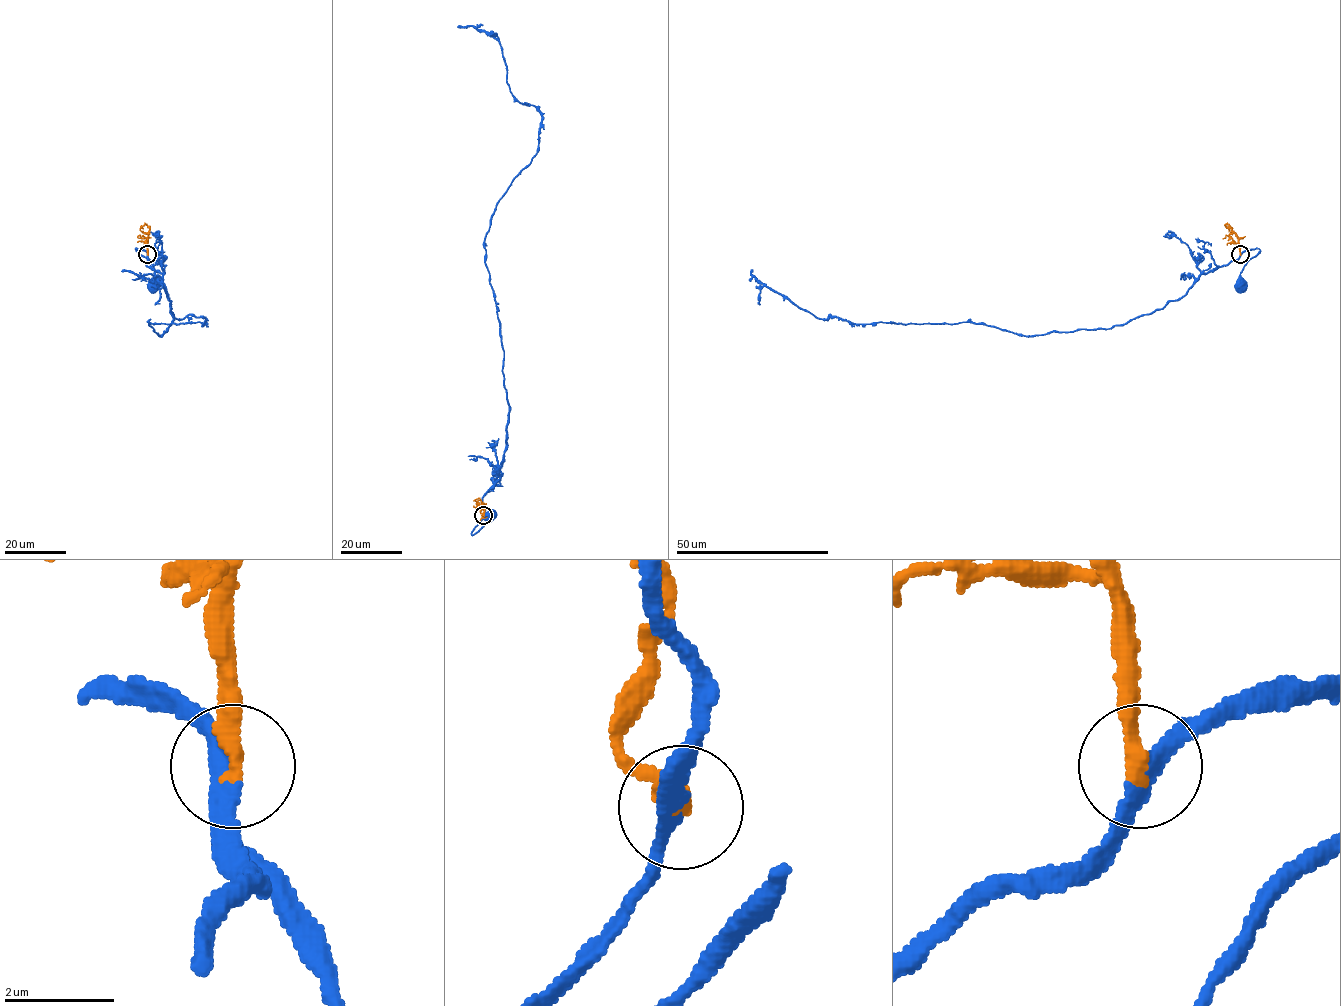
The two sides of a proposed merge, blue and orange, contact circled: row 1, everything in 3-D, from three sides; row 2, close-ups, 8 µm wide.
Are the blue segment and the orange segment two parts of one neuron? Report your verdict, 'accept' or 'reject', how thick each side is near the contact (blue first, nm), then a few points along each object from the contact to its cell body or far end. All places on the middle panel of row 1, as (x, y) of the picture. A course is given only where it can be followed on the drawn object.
accept; calibres 240 and 320 nm; course blue (484, 515), (472, 535), (491, 516); course orange (484, 515), (485, 506), (480, 500), (477, 502), (478, 508)

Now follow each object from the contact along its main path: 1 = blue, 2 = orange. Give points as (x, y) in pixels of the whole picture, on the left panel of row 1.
1: (148, 253), (135, 249), (154, 267), (155, 283)
2: (148, 253), (149, 228), (146, 224), (142, 228)

